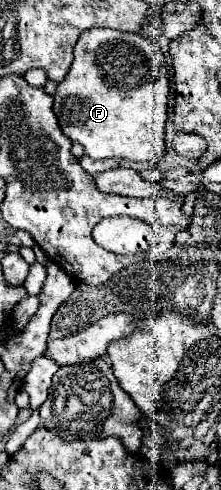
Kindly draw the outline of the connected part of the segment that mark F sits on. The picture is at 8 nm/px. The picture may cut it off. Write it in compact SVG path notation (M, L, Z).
M111 28L85 30L75 44L75 60L53 98L61 130L79 142L89 158L129 158L147 164L161 160L169 80L165 56L149 38Z

